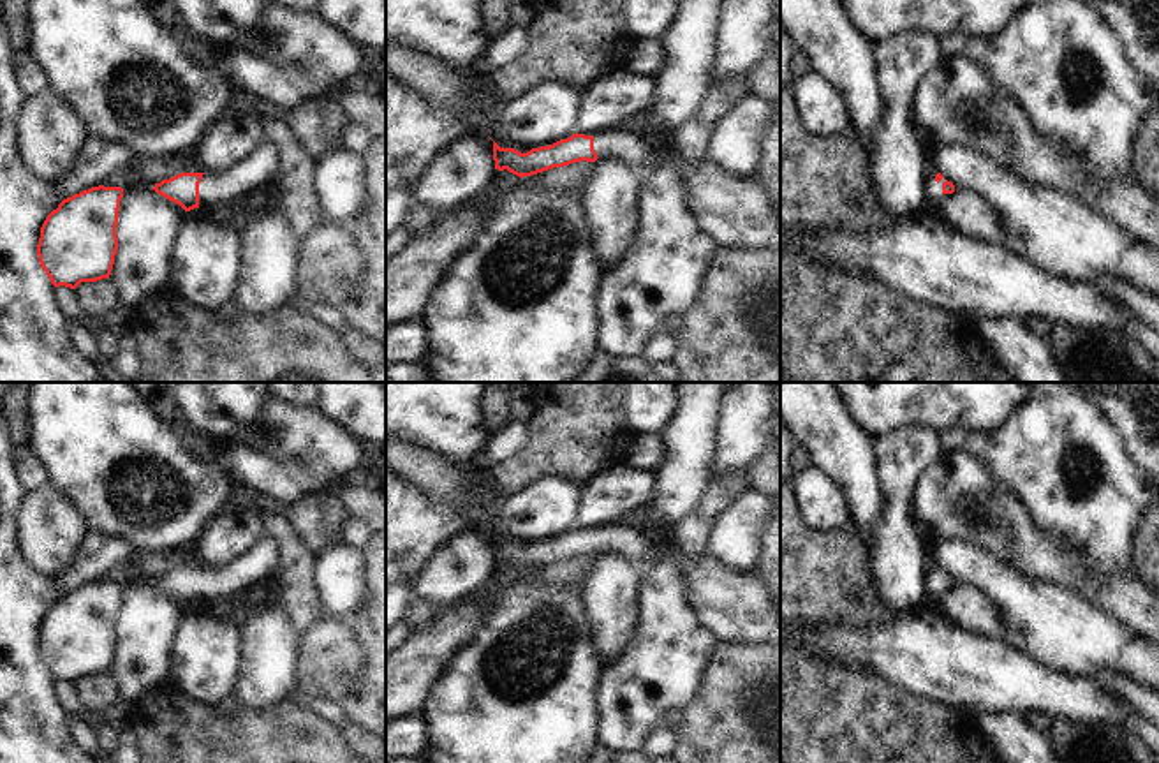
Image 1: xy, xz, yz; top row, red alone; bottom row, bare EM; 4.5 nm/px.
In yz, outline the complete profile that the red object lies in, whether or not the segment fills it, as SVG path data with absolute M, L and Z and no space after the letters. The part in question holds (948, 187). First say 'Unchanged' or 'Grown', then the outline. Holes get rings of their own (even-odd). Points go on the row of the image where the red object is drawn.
Grown. M941 173L928 178L928 204L930 208L937 208L942 204L946 197L955 192L955 185L948 181Z

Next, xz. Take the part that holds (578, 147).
Grown. M599 132L595 136L572 134L550 146L521 153L500 148L493 141L495 169L523 178L574 162L595 162L599 157L615 157L632 171L648 174L668 159L668 137L645 132Z

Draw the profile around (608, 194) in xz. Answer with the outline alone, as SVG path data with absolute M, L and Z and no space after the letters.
M615 157L590 162L590 174L580 187L580 199L602 271L622 259L632 243L639 185L641 174Z

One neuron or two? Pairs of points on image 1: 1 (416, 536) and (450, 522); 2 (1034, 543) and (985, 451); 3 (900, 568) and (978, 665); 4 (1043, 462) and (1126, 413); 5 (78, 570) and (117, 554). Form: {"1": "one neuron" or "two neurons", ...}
{"1": "one neuron", "2": "two neurons", "3": "two neurons", "4": "two neurons", "5": "one neuron"}

